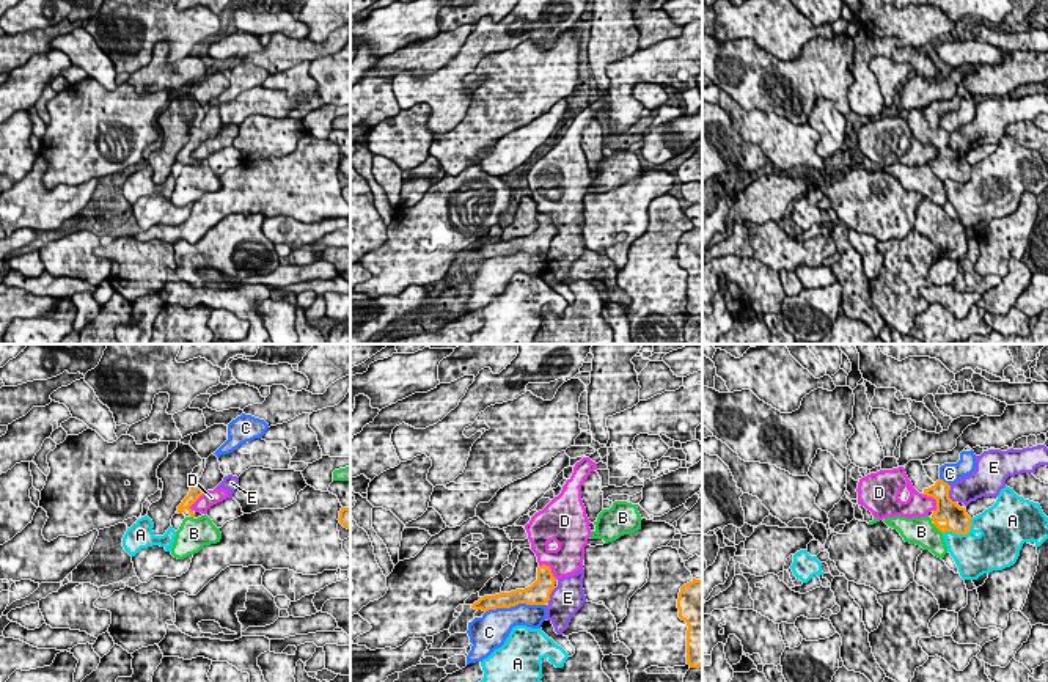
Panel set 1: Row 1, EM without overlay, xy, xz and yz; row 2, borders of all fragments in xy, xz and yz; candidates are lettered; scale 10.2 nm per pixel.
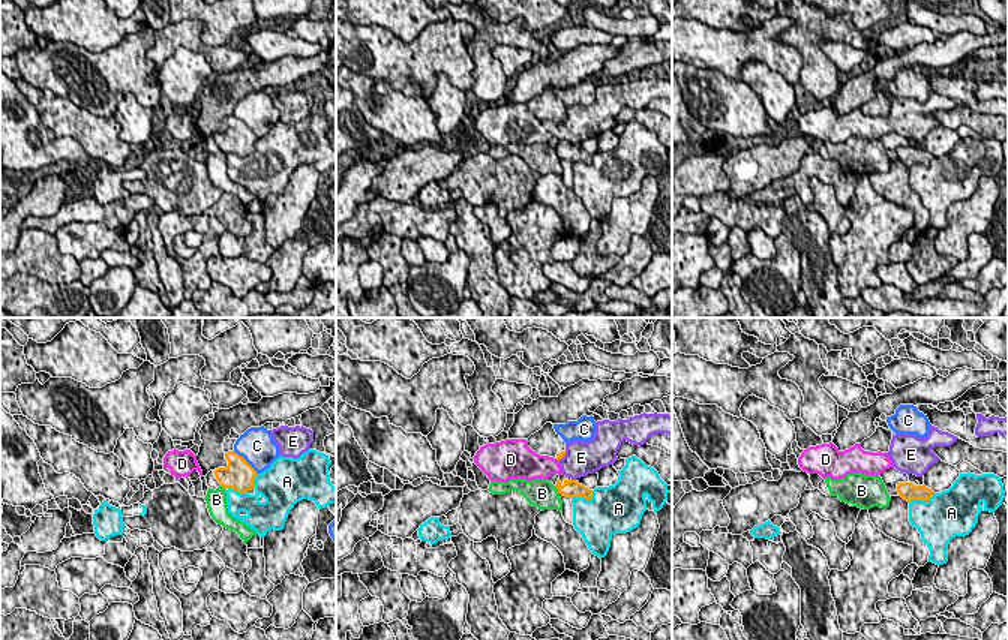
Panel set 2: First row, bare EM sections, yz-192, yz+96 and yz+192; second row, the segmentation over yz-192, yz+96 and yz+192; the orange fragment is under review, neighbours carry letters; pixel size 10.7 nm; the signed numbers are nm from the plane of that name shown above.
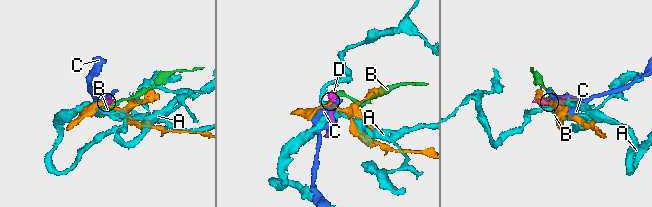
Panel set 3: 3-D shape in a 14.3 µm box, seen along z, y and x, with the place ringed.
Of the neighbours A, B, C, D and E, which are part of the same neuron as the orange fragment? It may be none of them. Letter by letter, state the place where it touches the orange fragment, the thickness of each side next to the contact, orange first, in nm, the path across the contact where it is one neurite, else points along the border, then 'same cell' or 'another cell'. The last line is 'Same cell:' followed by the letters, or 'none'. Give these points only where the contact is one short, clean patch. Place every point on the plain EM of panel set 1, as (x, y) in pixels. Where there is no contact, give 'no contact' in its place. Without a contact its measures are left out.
A: yz (962, 181) | 240/380 nm | another cell
B: yz (937, 175) | 240/280 nm | another cell
C: xz (514, 253) | 220/300 nm | another cell
D: yz (934, 145) | 240/240 nm | along yz (921, 142), (930, 143), (935, 148), (935, 159) | another cell
E: yz (948, 143) | 240/260 nm | along yz (949, 134), (949, 145), (956, 150) | another cell
Same cell: none

